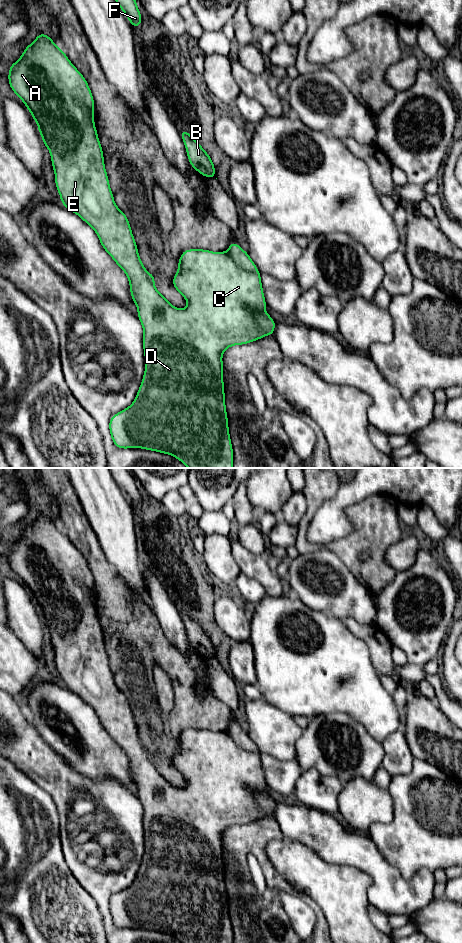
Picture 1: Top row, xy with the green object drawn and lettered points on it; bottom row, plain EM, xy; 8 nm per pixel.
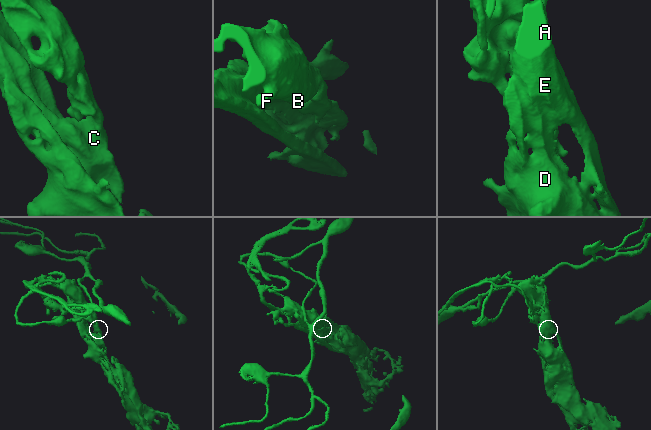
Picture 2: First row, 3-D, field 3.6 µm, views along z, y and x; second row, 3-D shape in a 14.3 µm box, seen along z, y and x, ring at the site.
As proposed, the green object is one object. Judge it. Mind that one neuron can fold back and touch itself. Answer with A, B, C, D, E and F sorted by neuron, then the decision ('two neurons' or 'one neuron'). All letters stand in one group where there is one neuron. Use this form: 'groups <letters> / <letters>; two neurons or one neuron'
groups A B C D E F; one neuron

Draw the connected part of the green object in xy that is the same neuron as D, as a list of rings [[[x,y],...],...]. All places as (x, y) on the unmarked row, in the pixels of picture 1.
[[[38,513],[36,519],[30,525],[25,526],[25,530],[20,538],[10,545],[8,562],[12,571],[22,580],[22,583],[28,588],[34,601],[38,604],[37,608],[44,622],[44,626],[50,631],[51,642],[55,654],[56,669],[61,678],[60,683],[68,690],[78,695],[84,702],[93,708],[103,729],[126,754],[130,765],[130,775],[138,789],[137,796],[143,807],[145,852],[133,883],[124,890],[114,894],[109,900],[109,911],[114,925],[121,929],[141,928],[148,931],[151,930],[169,934],[182,943],[233,943],[233,927],[229,915],[228,897],[225,884],[222,835],[228,827],[252,823],[268,815],[273,816],[276,805],[276,802],[271,796],[264,791],[267,784],[260,758],[261,753],[258,751],[257,746],[250,738],[248,732],[244,731],[235,721],[230,723],[226,732],[213,732],[205,729],[187,729],[183,731],[179,737],[178,751],[173,756],[172,763],[174,768],[185,778],[188,787],[185,789],[174,787],[156,769],[154,765],[156,757],[146,751],[145,746],[140,740],[137,724],[132,714],[128,697],[115,684],[113,673],[109,665],[109,658],[105,649],[102,626],[98,619],[97,609],[94,604],[94,578],[85,557],[71,543],[64,531],[54,523],[51,517],[43,513]]]

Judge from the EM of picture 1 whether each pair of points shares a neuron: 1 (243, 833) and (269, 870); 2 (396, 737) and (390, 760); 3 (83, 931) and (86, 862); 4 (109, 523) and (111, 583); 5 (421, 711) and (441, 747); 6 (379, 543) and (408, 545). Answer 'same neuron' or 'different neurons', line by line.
1: same neuron
2: same neuron
3: different neurons
4: different neurons
5: same neuron
6: different neurons

